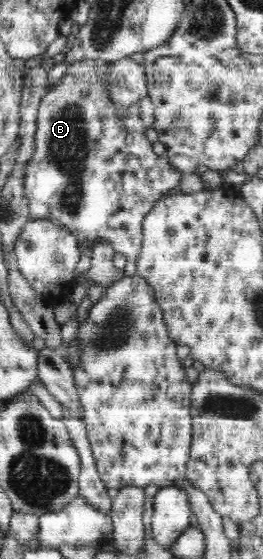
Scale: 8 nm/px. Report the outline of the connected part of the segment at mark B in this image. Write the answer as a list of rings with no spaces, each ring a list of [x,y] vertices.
[[[93,59],[68,63],[66,75],[42,97],[34,135],[34,155],[24,173],[24,193],[28,198],[30,218],[54,220],[78,238],[78,245],[87,239],[91,249],[96,240],[106,239],[116,253],[124,255],[128,261],[136,261],[143,244],[145,215],[166,192],[178,187],[184,175],[168,163],[166,156],[156,155],[153,144],[146,139],[139,104],[124,110],[110,101],[105,88],[105,73],[110,66],[111,63]]]

